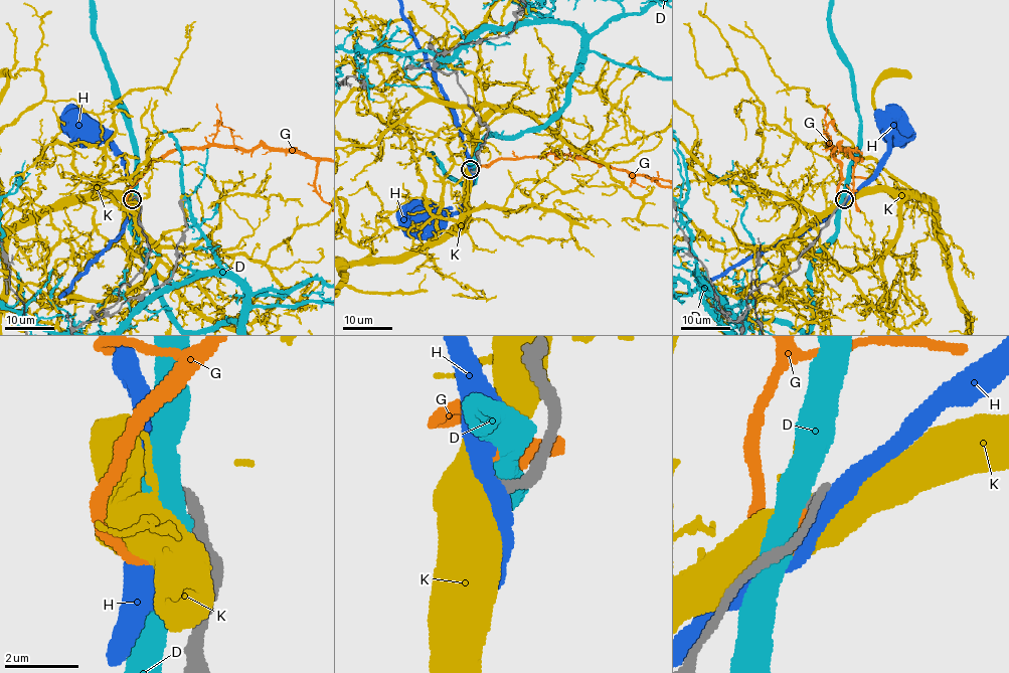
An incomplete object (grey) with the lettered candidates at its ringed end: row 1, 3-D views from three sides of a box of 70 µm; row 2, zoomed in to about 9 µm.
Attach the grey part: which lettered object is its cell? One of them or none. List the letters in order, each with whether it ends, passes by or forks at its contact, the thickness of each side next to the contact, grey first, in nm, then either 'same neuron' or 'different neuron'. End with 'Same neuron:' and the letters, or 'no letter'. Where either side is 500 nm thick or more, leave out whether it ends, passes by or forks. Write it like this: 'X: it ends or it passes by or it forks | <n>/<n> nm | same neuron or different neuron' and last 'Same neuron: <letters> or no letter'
D: 280/550 nm | different neuron
G: it ends | 280/240 nm | same neuron
H: it passes by | 320/400 nm | different neuron
K: 300/650 nm | different neuron
Same neuron: G

